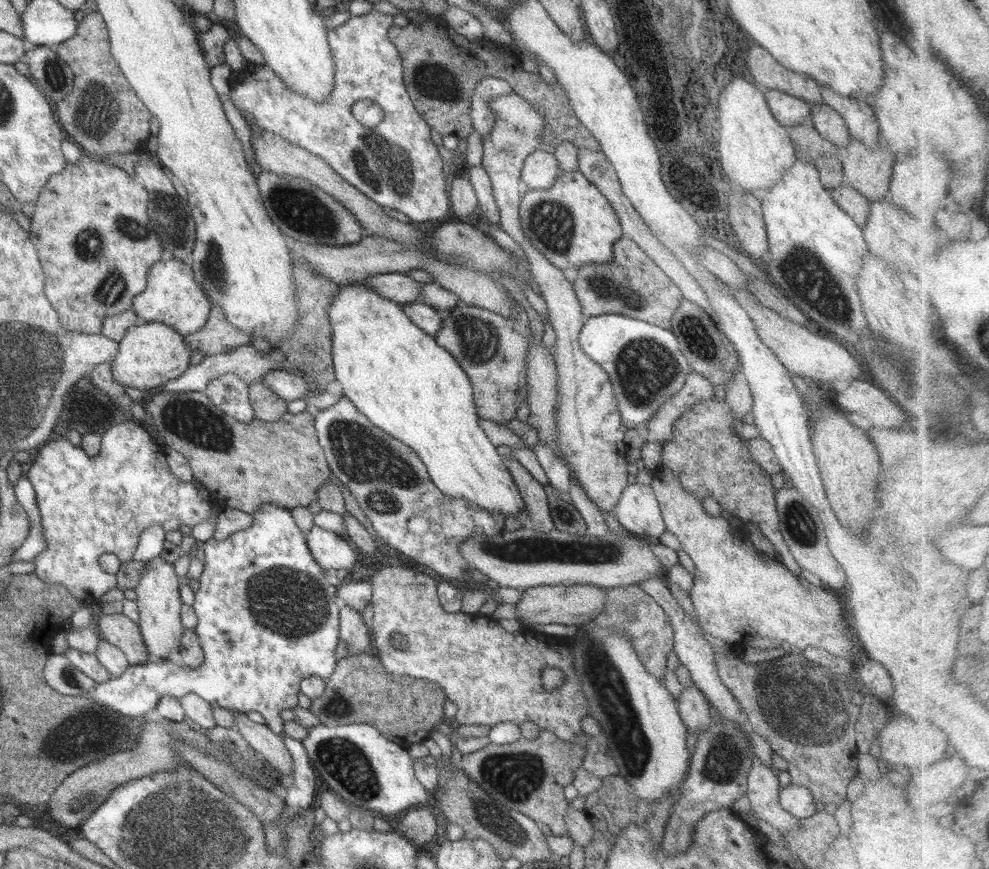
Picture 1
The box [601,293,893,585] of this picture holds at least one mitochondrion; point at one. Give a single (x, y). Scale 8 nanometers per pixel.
(646, 369)

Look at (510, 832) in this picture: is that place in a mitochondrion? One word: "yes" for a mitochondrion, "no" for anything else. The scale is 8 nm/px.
yes

